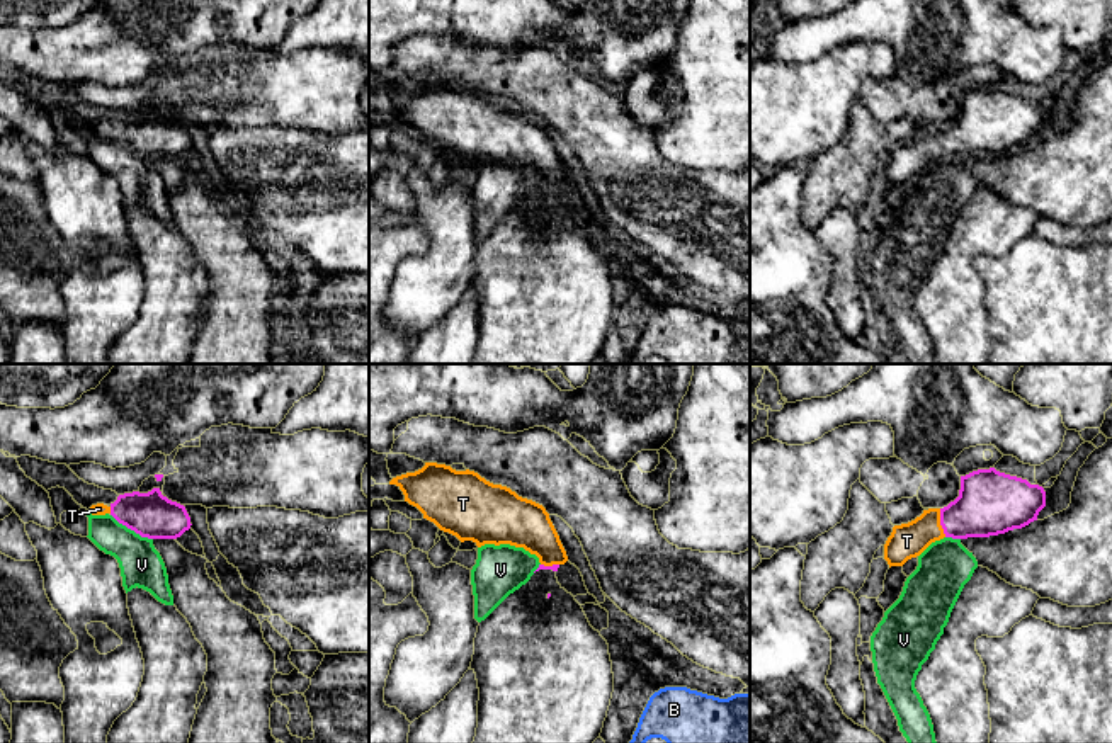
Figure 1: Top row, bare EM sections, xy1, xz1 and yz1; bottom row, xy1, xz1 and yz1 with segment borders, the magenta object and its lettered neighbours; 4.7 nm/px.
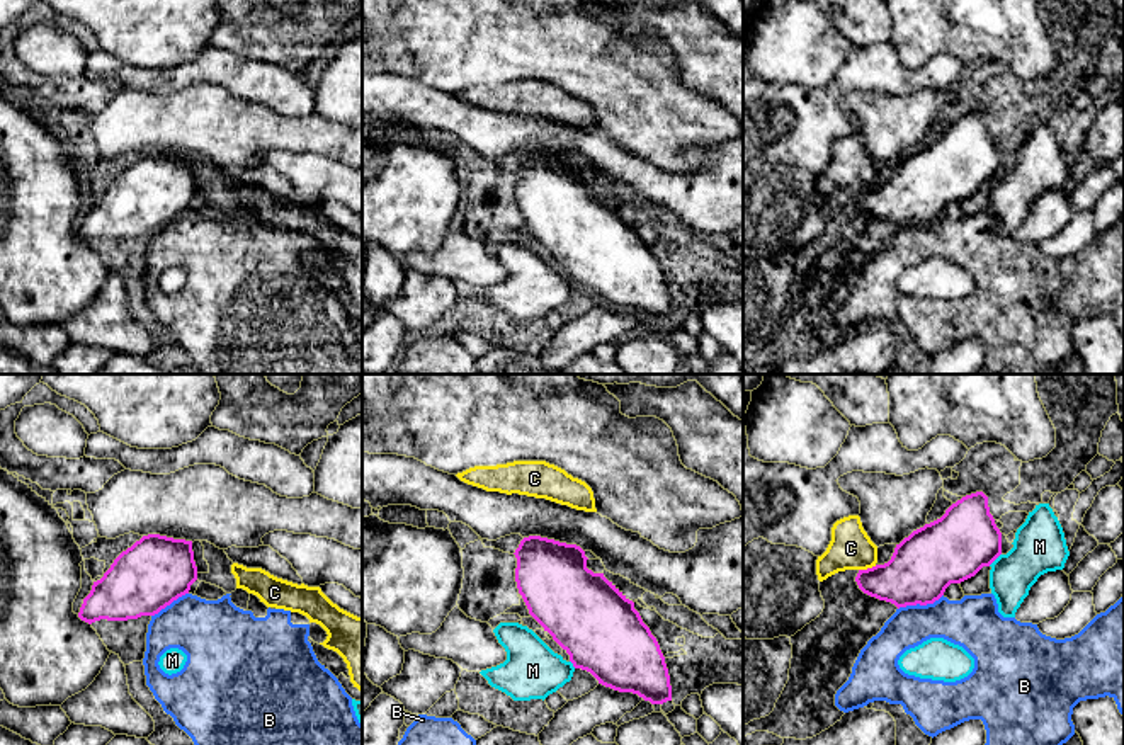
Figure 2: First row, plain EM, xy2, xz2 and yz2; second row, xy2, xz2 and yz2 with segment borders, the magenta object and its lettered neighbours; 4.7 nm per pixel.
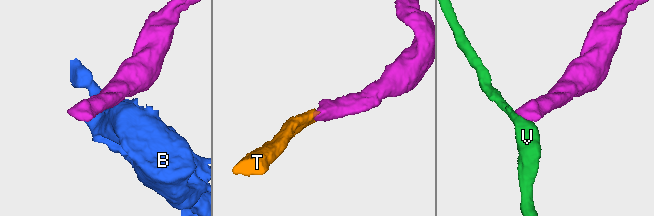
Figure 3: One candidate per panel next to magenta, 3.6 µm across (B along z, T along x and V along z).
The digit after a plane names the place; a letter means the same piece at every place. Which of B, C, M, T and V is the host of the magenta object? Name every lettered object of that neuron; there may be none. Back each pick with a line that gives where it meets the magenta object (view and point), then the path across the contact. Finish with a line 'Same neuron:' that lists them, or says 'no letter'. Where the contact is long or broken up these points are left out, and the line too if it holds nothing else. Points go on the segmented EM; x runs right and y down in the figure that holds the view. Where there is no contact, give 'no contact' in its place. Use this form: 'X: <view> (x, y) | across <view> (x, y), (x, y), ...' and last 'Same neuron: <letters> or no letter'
T: yz1 (941, 522) | across yz1 (988, 504), (958, 521), (941, 522), (932, 524), (907, 541)
Same neuron: T

